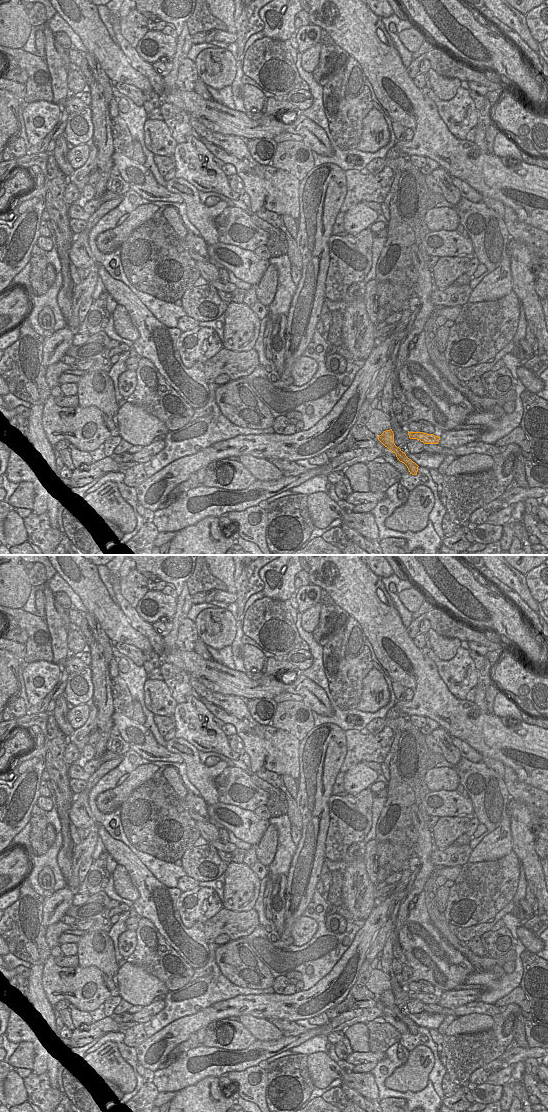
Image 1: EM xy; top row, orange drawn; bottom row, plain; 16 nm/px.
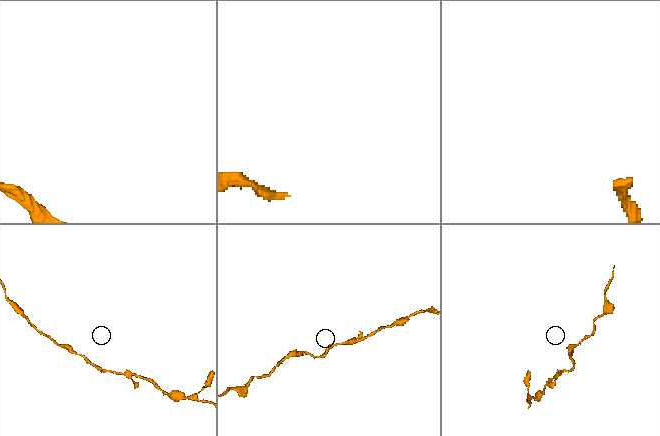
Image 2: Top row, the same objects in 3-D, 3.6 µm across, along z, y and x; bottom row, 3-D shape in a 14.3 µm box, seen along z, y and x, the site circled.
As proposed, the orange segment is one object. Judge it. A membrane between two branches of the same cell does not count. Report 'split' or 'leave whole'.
leave whole

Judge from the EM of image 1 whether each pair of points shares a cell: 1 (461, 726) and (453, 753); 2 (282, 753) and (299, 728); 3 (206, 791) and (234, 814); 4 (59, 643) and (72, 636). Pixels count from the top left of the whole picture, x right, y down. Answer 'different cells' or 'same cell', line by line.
1: different cells
2: different cells
3: different cells
4: different cells

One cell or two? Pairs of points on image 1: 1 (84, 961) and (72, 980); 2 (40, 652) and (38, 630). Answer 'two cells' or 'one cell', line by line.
1: two cells
2: one cell

